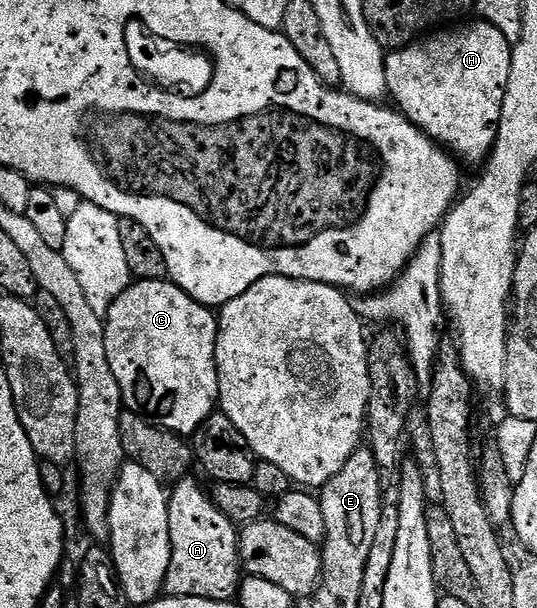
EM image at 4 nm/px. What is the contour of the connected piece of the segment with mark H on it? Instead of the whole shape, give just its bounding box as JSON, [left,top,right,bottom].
[384,19,514,166]

